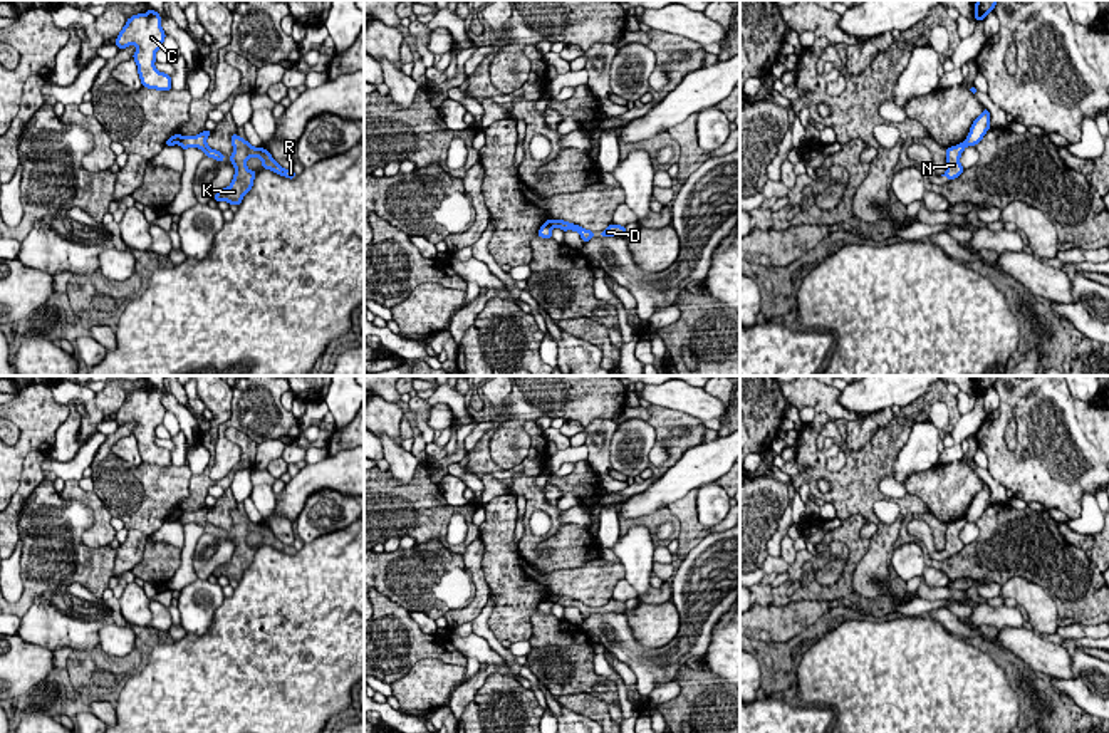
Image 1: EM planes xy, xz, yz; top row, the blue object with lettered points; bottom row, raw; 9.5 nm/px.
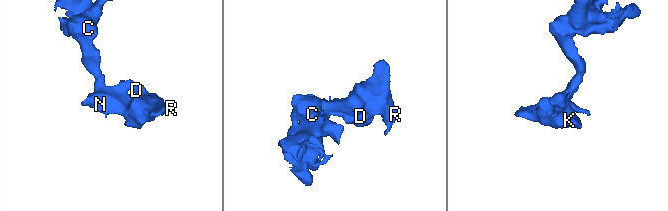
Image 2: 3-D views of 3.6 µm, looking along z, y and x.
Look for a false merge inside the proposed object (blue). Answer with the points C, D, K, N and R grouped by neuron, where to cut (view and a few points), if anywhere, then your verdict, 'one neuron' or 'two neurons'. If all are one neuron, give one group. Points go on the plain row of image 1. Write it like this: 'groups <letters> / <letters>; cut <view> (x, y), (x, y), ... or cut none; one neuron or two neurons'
groups C / D K N R; cut yz (963, 517), (967, 520); two neurons

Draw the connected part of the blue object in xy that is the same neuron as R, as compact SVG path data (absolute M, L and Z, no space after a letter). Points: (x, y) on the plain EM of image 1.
M232 510L232 522L233 528L230 532L230 538L235 542L235 550L232 555L232 560L226 564L221 564L213 575L215 577L226 577L228 580L238 580L242 579L243 572L252 565L253 555L257 547L252 547L247 543L247 537L250 533L260 533L262 543L270 545L275 550L285 552L289 555L294 555L297 550L294 545L282 543L272 530L263 523L253 523L248 517L240 513L238 510Z

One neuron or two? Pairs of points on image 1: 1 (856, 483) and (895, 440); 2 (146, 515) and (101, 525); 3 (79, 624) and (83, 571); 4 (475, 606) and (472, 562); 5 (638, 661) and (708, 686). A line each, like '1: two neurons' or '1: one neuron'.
1: one neuron
2: two neurons
3: two neurons
4: one neuron
5: two neurons

